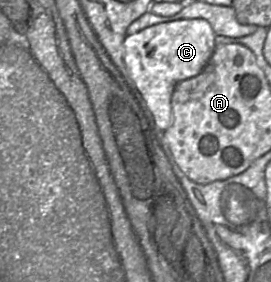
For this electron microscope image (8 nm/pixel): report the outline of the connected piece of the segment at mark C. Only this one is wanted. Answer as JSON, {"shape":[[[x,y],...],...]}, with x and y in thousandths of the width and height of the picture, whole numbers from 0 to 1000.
{"shape":[[[753,67],[576,85],[461,131],[461,227],[480,316],[579,457],[609,465],[631,443],[631,351],[649,305],[753,245],[797,174],[793,135],[779,89]]]}

